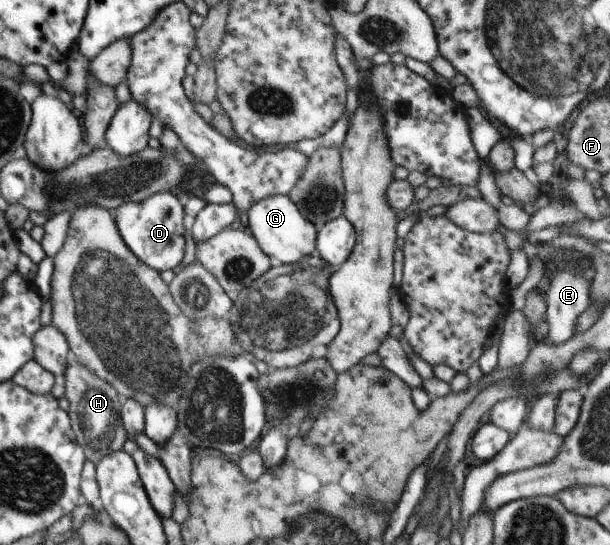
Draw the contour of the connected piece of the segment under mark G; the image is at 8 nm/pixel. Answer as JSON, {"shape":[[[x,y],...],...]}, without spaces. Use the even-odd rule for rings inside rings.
{"shape":[[[288,196],[265,197],[247,211],[247,216],[252,235],[273,264],[301,263],[316,252],[317,227],[300,213]]]}

